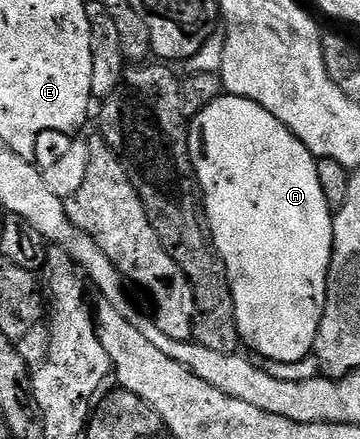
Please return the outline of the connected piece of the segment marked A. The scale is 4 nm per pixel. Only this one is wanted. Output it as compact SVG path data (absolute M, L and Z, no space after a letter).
M226 94L208 104L196 115L188 126L190 135L190 159L194 165L194 174L198 178L198 188L202 192L205 211L208 213L209 233L216 237L216 253L226 263L226 273L232 276L232 291L234 293L234 307L236 308L236 324L238 336L259 354L257 357L268 361L302 361L311 357L316 340L316 332L320 328L320 320L324 316L326 307L326 277L330 271L330 257L334 247L334 214L328 200L324 200L324 188L320 188L318 164L310 149L307 148L287 126L280 124L272 112L260 108L247 98L237 98Z

